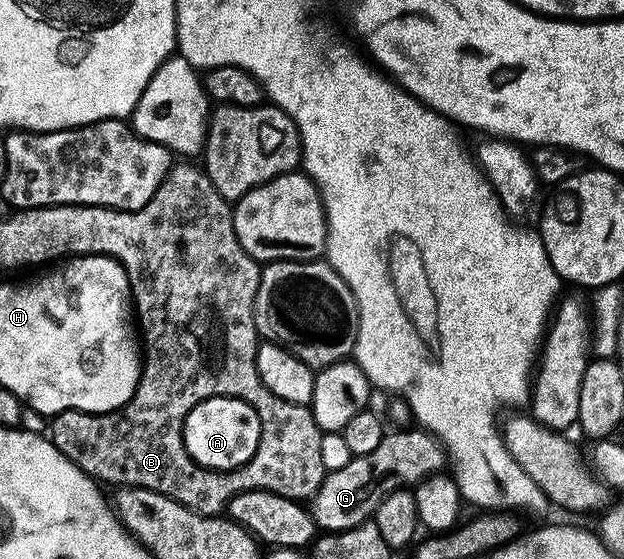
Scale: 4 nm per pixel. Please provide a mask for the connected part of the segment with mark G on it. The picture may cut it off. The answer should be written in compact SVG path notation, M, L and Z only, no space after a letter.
M422 429L390 432L386 434L378 450L371 455L354 457L345 469L332 470L328 474L311 501L310 514L318 530L331 535L345 533L368 524L376 516L378 507L391 494L400 489L416 488L427 477L444 472L446 467L447 454L444 446L432 434Z

